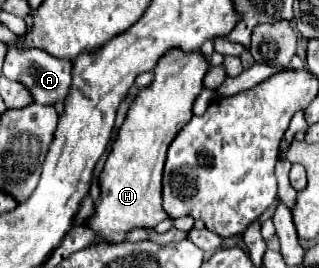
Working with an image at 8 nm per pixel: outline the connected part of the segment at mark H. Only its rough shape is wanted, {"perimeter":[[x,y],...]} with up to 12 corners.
{"perimeter":[[172,49],[138,91],[88,227],[124,241],[168,219],[162,167],[210,61]]}

